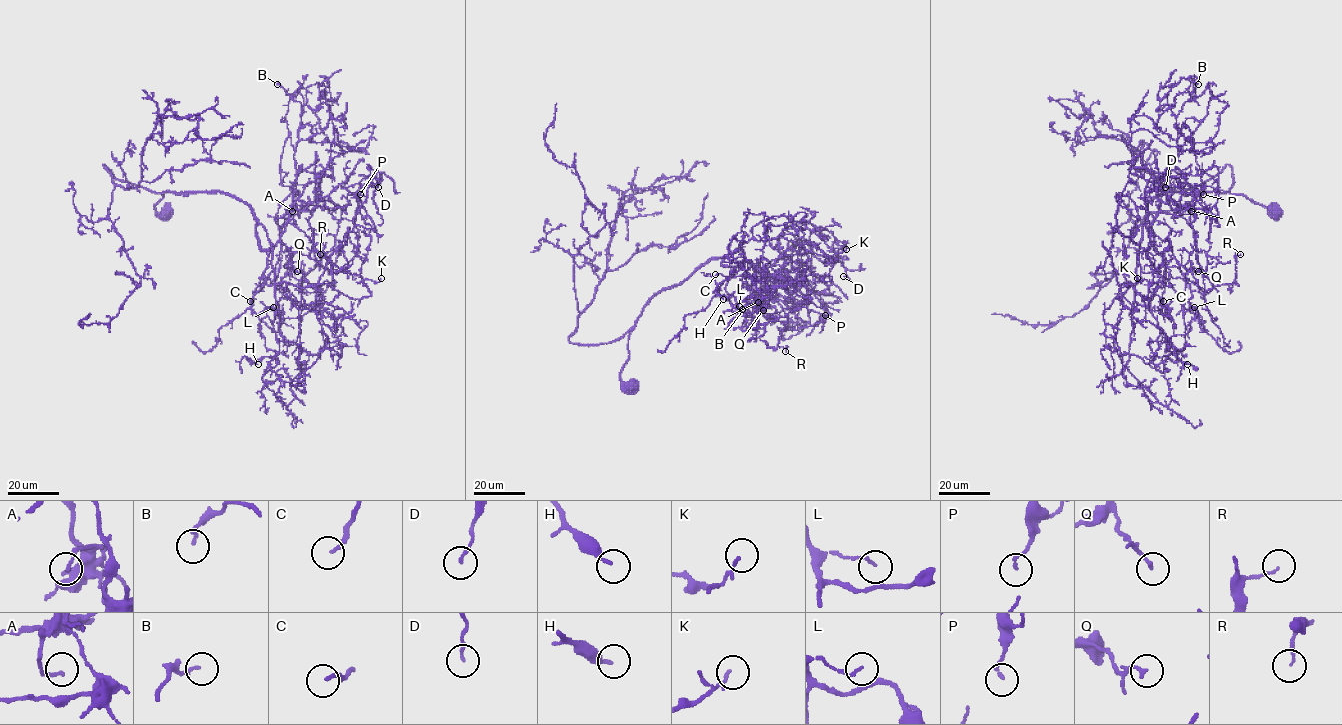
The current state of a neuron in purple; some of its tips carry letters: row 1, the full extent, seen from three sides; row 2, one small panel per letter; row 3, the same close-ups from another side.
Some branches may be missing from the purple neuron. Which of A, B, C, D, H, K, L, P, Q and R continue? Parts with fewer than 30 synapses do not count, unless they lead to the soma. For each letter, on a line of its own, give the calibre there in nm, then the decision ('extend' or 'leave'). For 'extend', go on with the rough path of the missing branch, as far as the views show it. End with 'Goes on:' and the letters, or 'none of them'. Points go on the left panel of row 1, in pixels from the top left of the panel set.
A: 160 nm | leave
B: 160 nm | leave
C: 150 nm | extend | (250, 301), (220, 335), (222, 348), (235, 371), (231, 375), (226, 373)
D: 120 nm | leave
H: 190 nm | leave
K: 120 nm | leave
L: 80 nm | leave
P: 130 nm | leave
Q: 150 nm | leave
R: 110 nm | leave
Goes on: C

